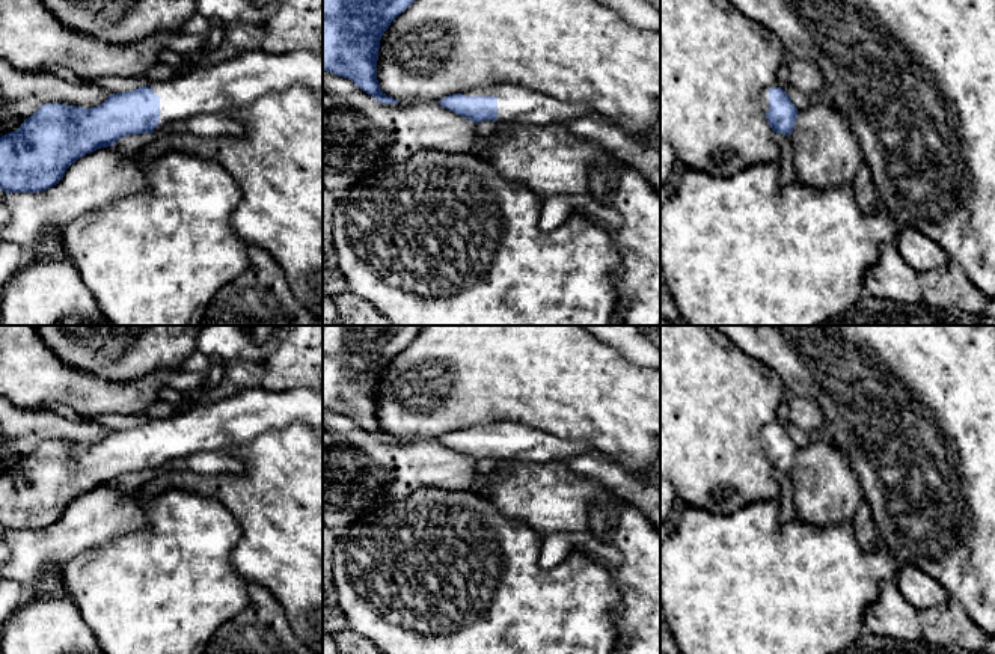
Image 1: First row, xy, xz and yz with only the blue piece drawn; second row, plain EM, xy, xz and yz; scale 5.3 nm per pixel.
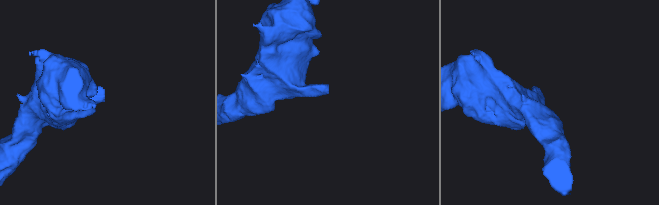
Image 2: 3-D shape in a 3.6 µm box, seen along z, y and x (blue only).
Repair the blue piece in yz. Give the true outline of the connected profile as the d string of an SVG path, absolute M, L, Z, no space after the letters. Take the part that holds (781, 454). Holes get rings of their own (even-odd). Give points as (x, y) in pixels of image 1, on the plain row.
M778 420L760 431L760 443L773 470L791 472L799 449Z

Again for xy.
M259 386L235 390L226 399L210 405L193 401L191 407L182 413L148 420L130 429L112 431L103 442L92 446L44 442L18 467L0 475L0 526L6 532L45 529L56 523L80 494L113 484L122 475L161 470L169 463L249 443L270 429L282 429L295 422L314 429L323 426L321 392L308 387L273 392Z

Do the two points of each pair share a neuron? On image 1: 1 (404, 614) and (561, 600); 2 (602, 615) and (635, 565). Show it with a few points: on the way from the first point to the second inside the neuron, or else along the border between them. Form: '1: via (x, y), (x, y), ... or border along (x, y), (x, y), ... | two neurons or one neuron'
1: via (443, 608), (522, 608) | one neuron
2: border along (597, 562), (620, 592), (617, 626) | two neurons

